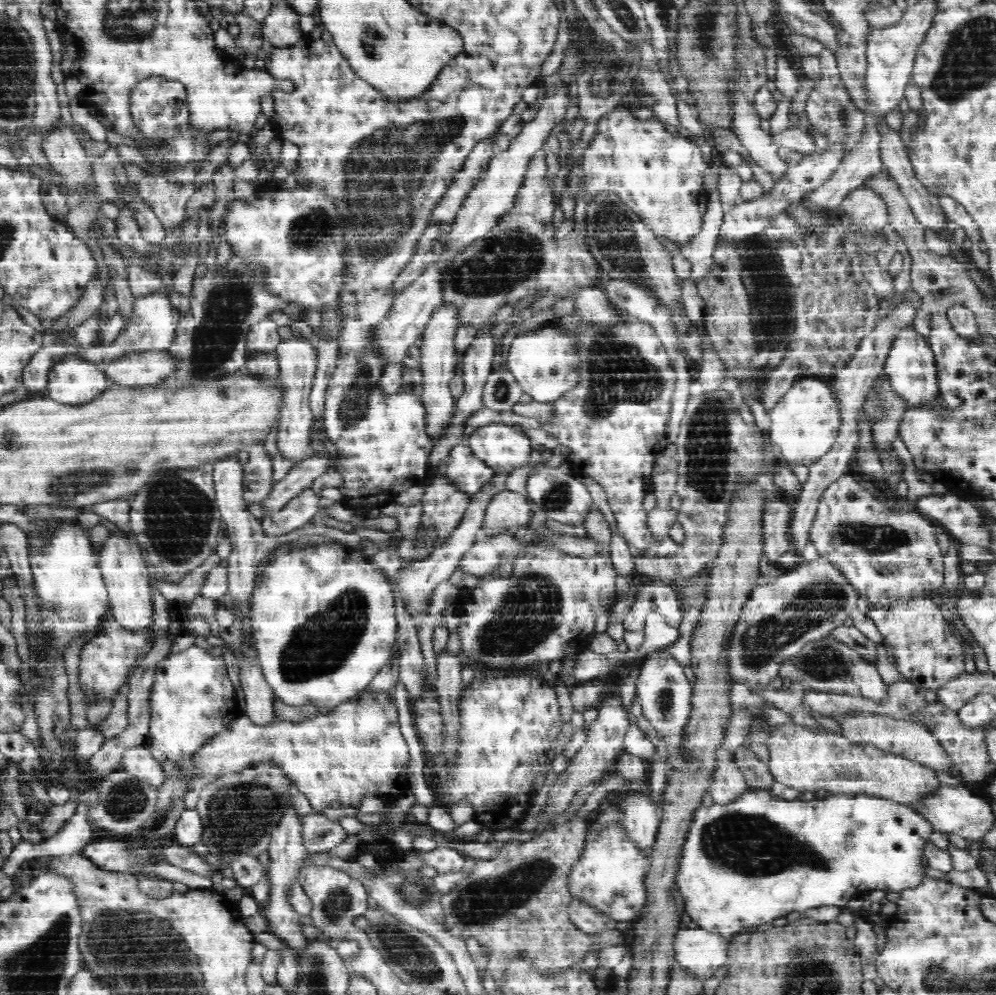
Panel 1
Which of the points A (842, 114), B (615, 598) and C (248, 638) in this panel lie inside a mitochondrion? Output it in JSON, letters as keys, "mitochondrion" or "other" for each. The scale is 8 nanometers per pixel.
{"A":"mitochondrion","B":"other","C":"other"}

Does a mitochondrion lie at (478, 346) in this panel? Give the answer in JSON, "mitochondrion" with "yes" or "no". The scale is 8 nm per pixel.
{"mitochondrion":"no"}

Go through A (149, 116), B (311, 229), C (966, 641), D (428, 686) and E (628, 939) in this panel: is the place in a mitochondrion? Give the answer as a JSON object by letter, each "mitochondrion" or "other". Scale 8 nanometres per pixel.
{"A":"other","B":"mitochondrion","C":"other","D":"other","E":"other"}

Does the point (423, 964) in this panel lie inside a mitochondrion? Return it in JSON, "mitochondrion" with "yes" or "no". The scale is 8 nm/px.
{"mitochondrion":"yes"}

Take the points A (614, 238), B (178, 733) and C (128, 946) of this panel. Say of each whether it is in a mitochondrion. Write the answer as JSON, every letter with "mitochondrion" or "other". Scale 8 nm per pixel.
{"A":"mitochondrion","B":"other","C":"mitochondrion"}

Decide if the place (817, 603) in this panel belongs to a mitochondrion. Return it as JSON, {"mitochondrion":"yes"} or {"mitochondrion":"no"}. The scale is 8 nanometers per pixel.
{"mitochondrion":"yes"}

